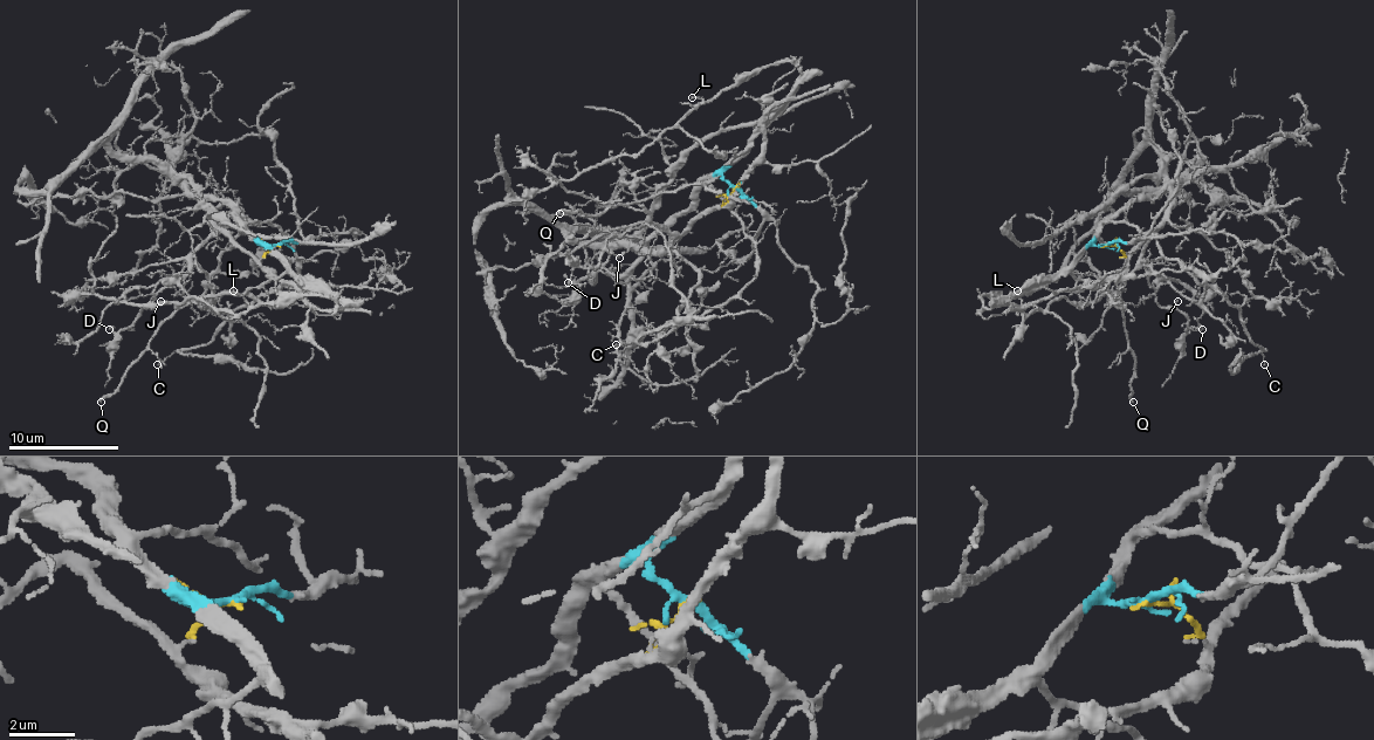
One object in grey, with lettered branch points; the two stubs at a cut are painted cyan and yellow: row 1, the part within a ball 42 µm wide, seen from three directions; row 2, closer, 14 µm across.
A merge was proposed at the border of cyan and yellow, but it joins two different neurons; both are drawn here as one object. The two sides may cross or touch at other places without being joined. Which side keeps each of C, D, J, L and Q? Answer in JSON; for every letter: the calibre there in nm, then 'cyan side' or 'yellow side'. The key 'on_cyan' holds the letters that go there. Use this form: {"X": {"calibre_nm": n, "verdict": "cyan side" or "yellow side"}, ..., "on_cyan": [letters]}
{"C": {"calibre_nm": 80, "verdict": "cyan side"}, "D": {"calibre_nm": 120, "verdict": "yellow side"}, "J": {"calibre_nm": 110, "verdict": "yellow side"}, "L": {"calibre_nm": 140, "verdict": "cyan side"}, "Q": {"calibre_nm": 180, "verdict": "cyan side"}, "on_cyan": ["C", "L", "Q"]}

